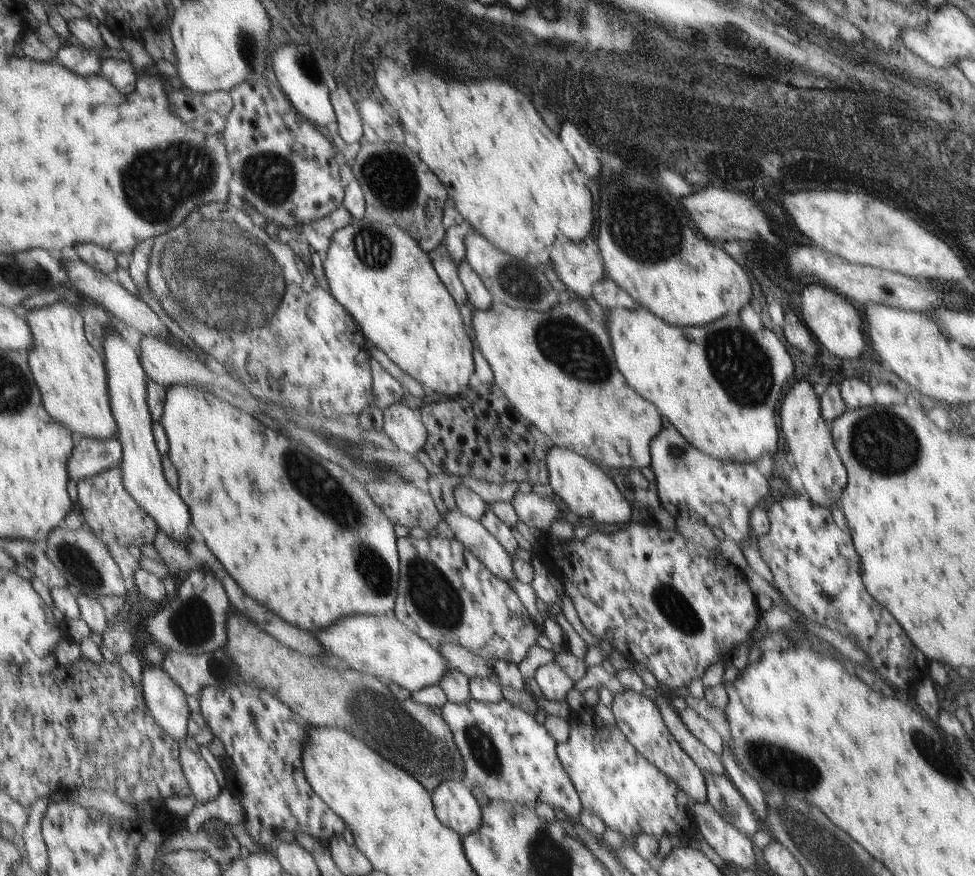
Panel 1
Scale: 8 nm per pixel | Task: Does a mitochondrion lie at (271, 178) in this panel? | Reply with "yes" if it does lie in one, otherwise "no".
yes

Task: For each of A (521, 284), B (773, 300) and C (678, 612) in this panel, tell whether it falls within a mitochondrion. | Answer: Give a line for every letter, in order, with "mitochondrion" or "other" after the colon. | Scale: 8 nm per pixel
A: mitochondrion
B: other
C: mitochondrion

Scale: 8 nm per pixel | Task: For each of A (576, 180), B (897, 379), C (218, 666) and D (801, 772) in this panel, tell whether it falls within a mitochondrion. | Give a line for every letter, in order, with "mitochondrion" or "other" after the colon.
A: other
B: other
C: mitochondrion
D: mitochondrion

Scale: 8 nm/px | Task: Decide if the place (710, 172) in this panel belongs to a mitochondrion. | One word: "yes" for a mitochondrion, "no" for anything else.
no

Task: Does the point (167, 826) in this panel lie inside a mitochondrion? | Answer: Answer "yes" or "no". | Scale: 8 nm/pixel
no

